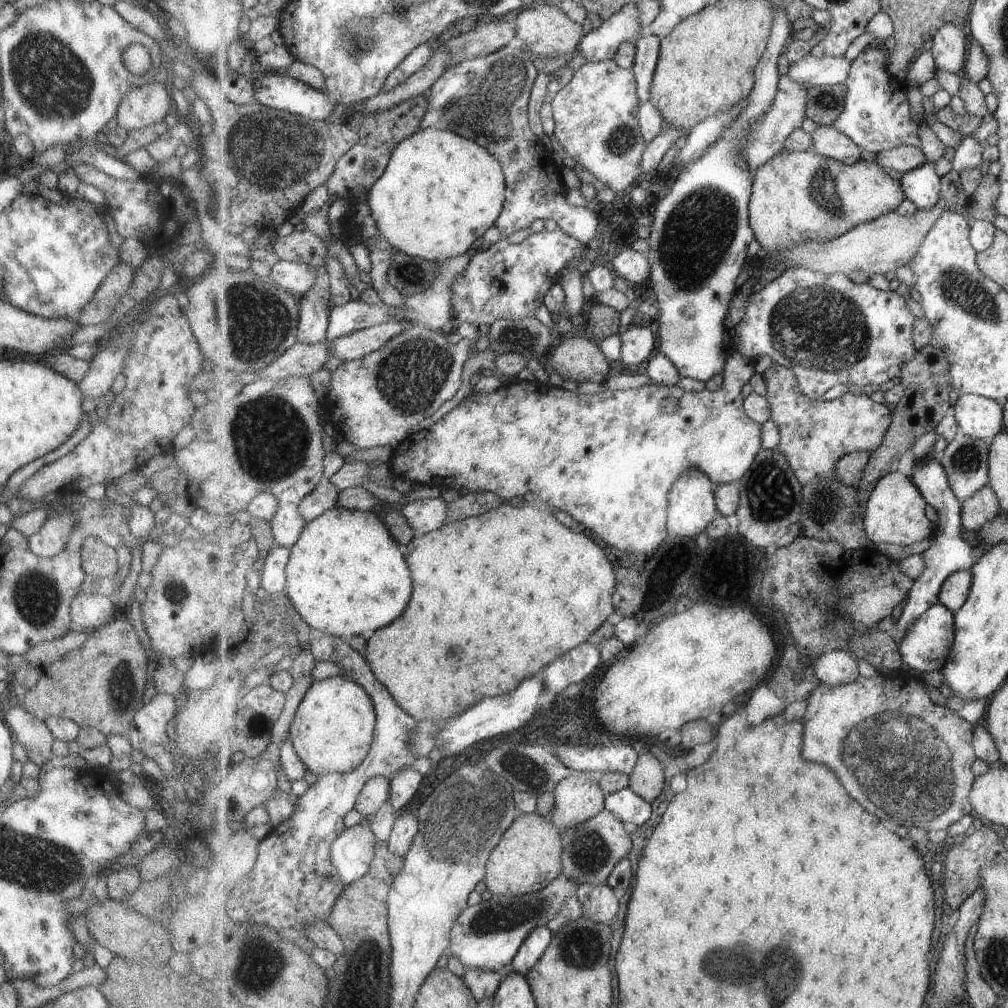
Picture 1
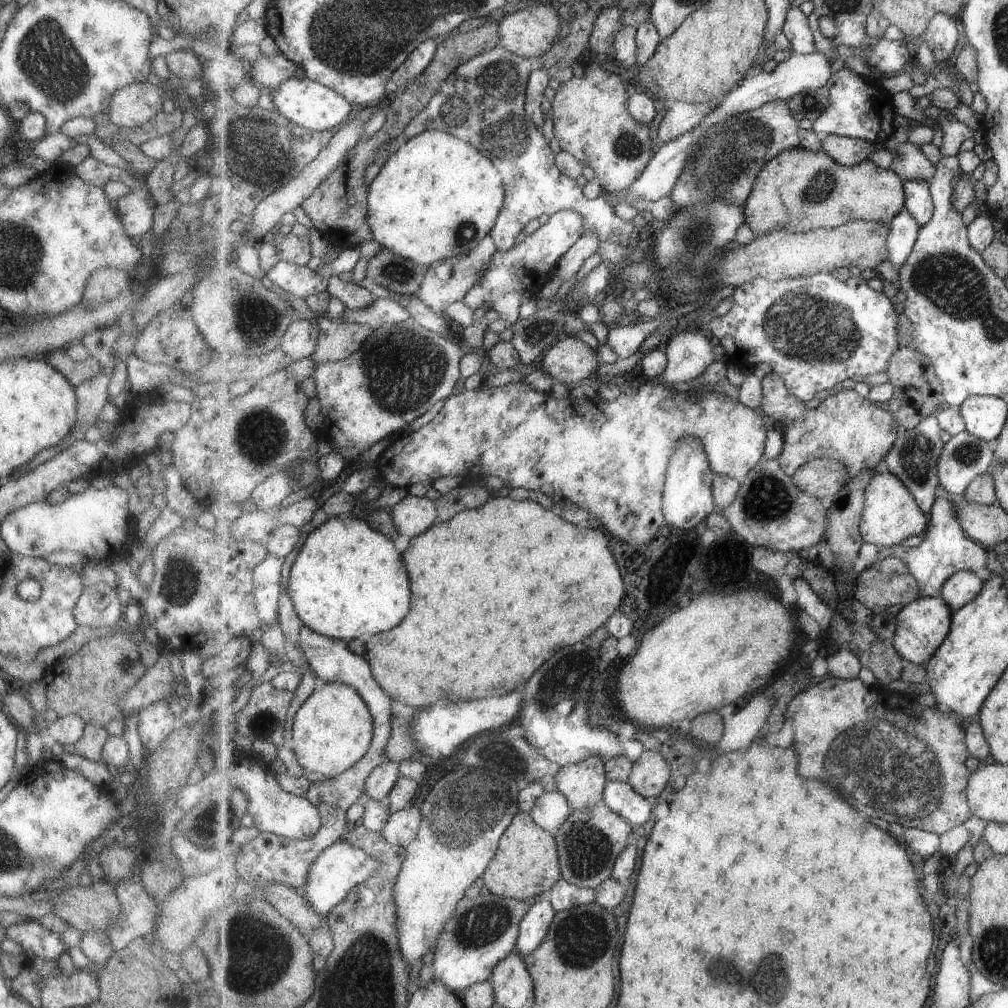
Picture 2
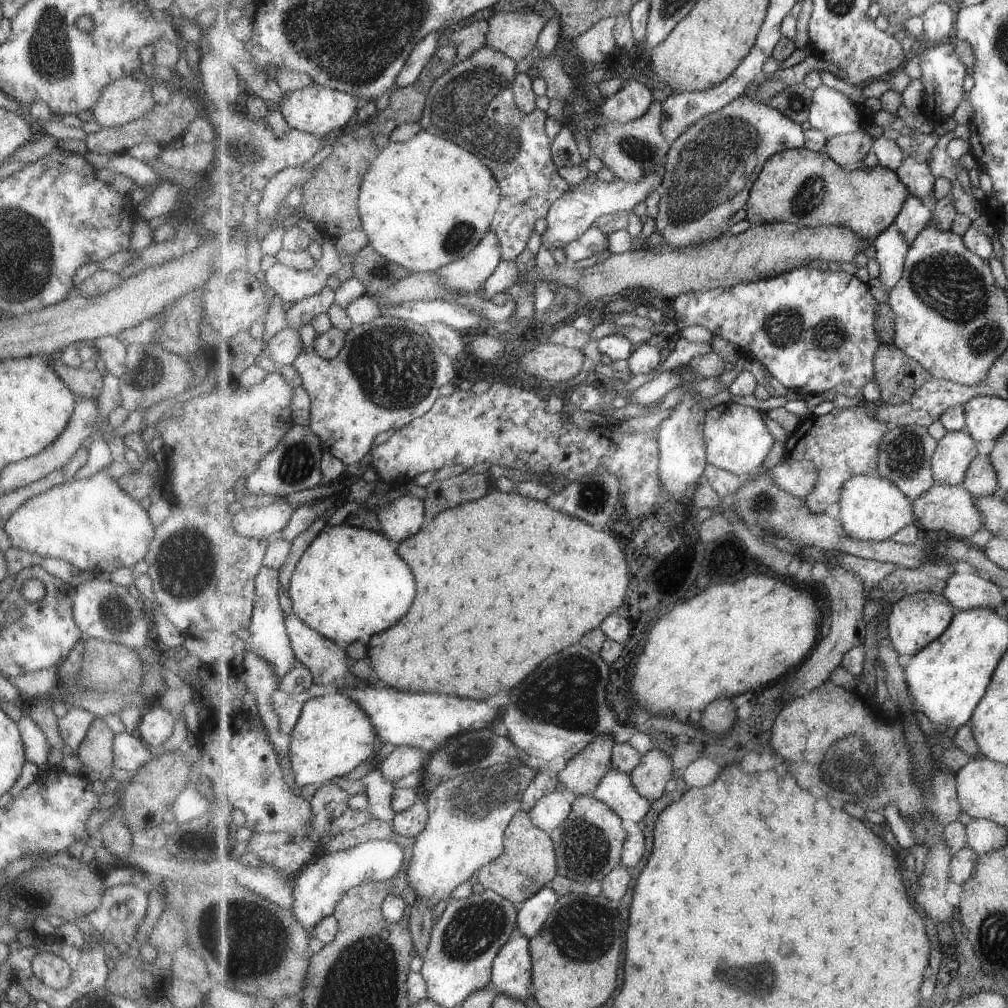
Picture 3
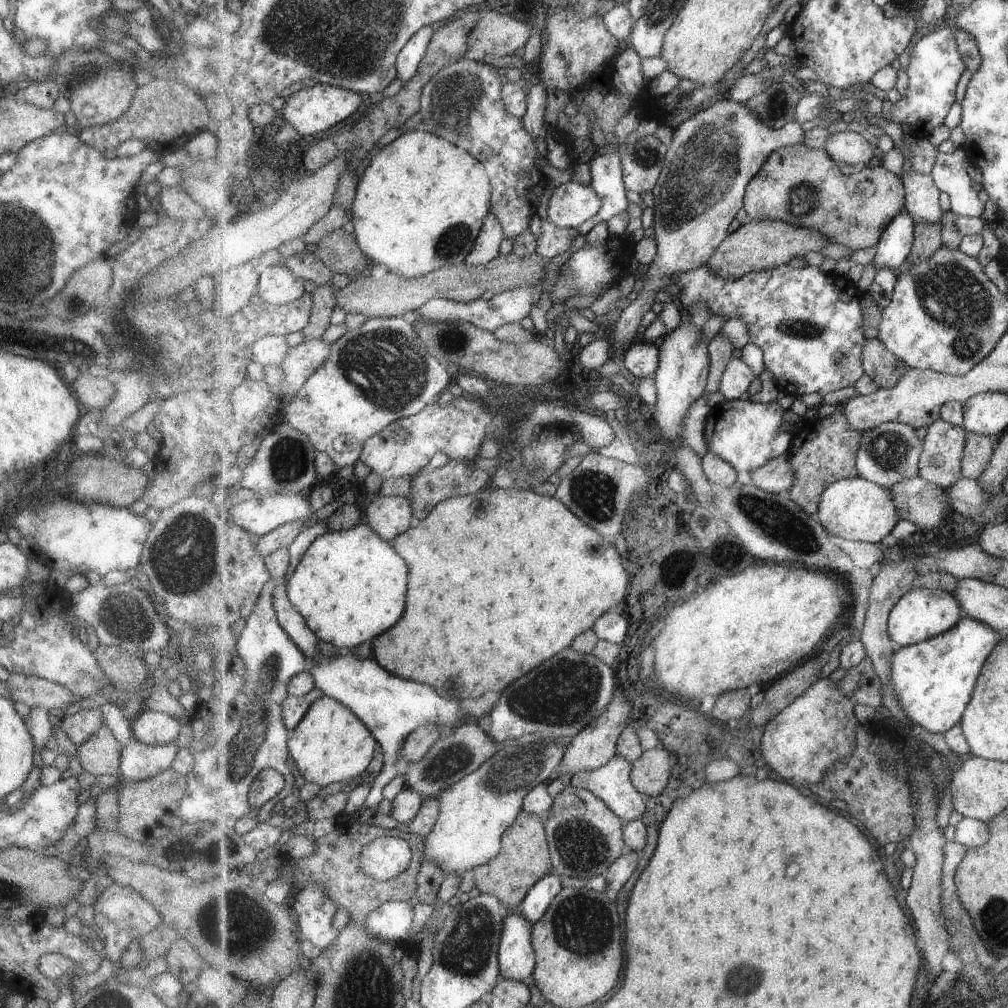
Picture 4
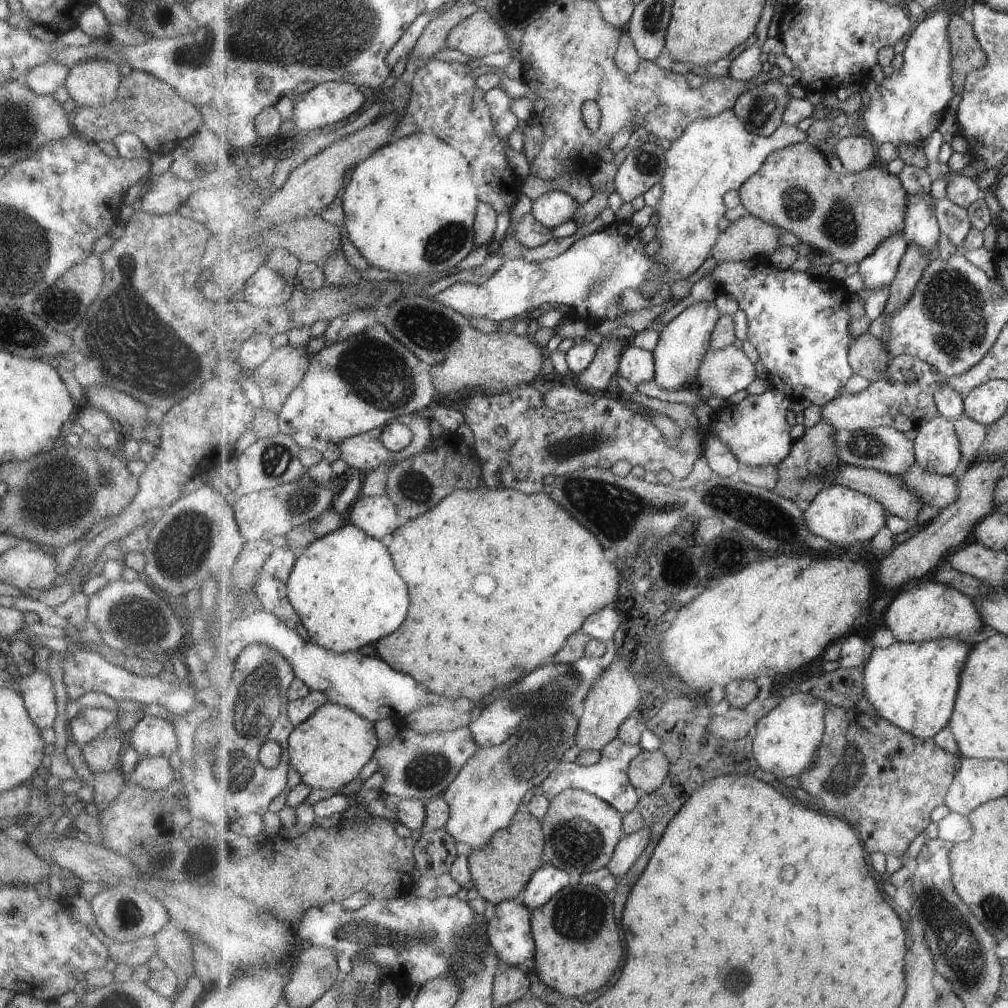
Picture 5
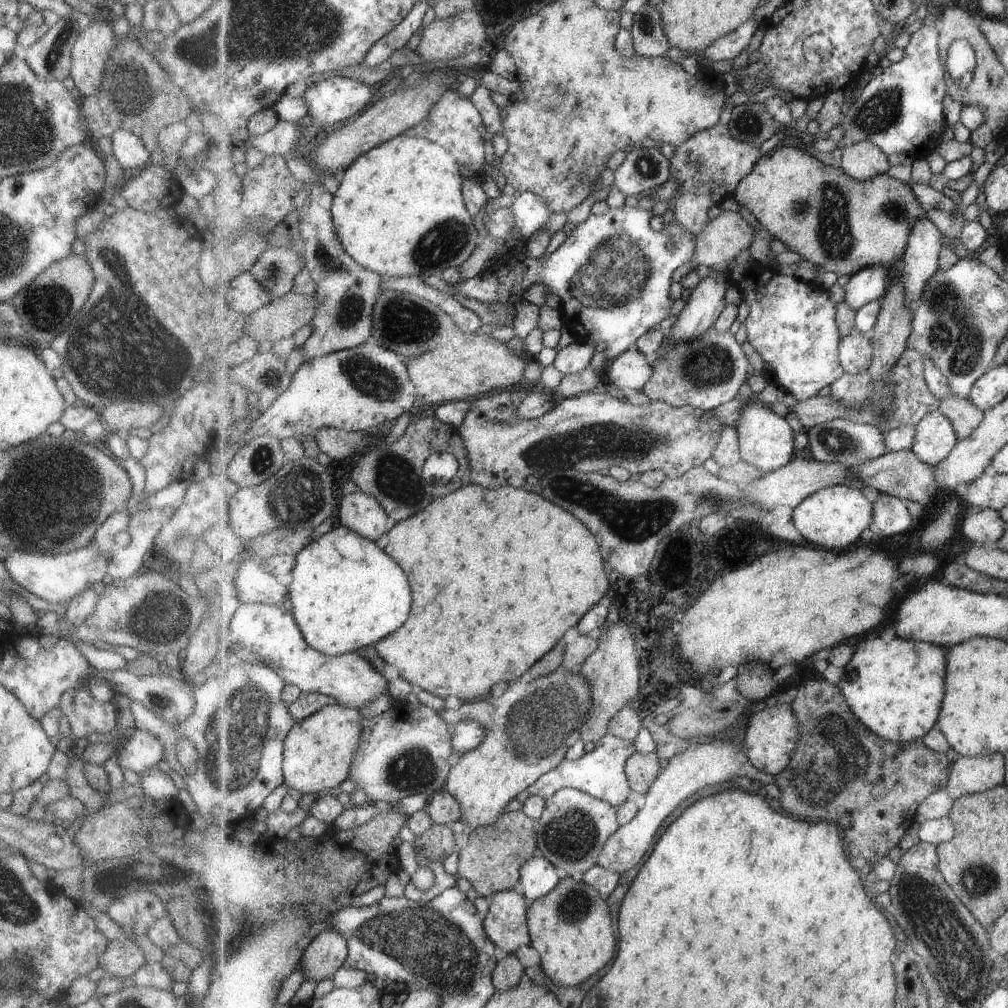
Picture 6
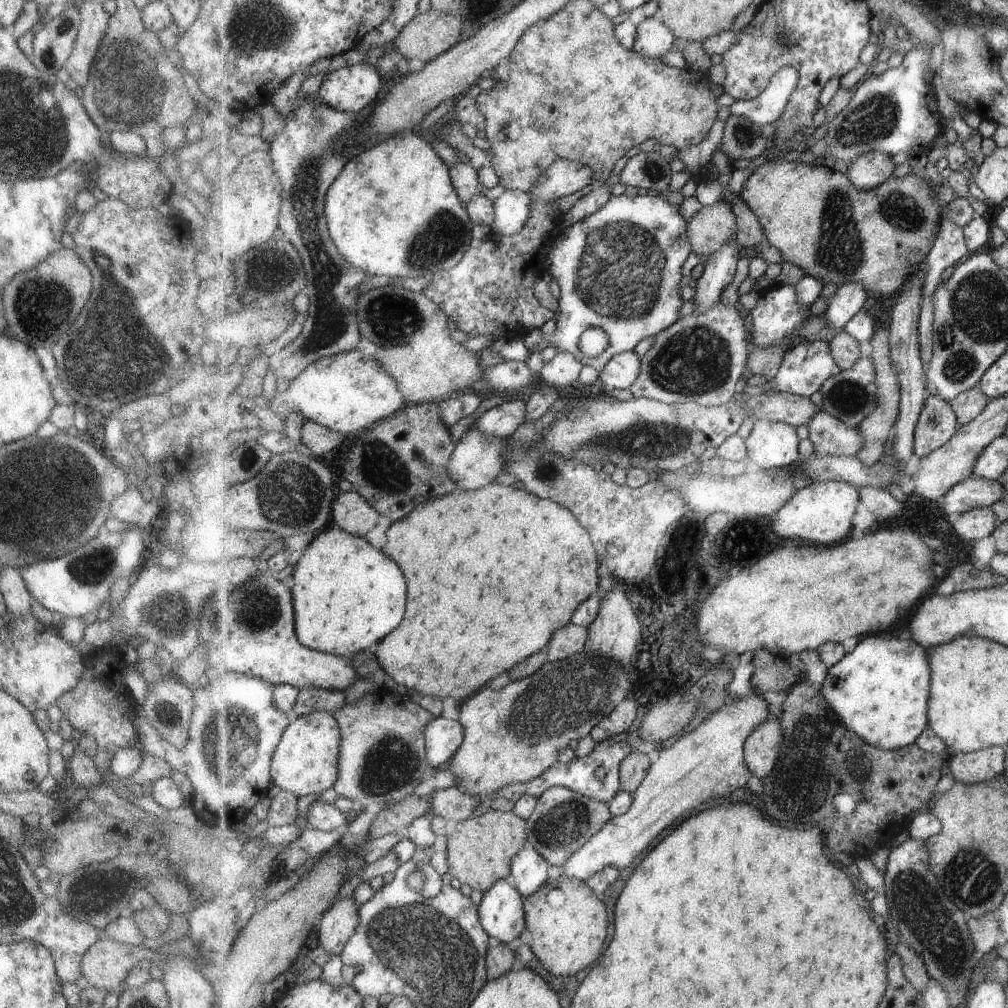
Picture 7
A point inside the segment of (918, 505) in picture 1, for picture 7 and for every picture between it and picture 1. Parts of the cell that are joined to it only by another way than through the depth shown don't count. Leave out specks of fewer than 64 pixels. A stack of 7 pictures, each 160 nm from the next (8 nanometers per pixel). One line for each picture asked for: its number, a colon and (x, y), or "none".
2: (893, 514)
3: (872, 508)
4: (858, 509)
5: (841, 514)
6: (835, 517)
7: (822, 513)

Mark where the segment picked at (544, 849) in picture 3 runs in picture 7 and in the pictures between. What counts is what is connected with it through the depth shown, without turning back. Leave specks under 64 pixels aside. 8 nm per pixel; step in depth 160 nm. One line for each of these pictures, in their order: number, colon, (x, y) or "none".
4: (525, 859)
5: (501, 872)
6: (491, 861)
7: (480, 851)

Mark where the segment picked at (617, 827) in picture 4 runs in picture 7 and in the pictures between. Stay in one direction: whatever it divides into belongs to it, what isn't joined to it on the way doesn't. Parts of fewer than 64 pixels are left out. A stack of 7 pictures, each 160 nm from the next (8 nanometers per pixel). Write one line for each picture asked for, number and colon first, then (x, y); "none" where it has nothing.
5: (583, 831)
6: (574, 827)
7: (564, 821)

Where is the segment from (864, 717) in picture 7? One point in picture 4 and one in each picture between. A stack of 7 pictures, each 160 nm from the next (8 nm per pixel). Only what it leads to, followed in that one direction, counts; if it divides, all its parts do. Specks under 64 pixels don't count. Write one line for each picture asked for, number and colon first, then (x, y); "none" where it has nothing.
4: (935, 680)
5: (915, 686)
6: (896, 688)

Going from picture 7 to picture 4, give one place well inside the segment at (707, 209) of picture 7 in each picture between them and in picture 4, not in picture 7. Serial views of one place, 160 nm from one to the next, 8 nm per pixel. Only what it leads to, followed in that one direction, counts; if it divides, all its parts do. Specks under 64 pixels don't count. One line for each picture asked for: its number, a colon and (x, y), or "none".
4: (759, 245)
5: (748, 237)
6: (728, 235)

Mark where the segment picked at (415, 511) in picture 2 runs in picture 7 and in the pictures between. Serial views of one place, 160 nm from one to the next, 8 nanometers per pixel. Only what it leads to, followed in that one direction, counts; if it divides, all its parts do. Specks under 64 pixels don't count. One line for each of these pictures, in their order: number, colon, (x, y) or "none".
3: (405, 516)
4: (391, 516)
5: (379, 516)
6: (362, 513)
7: (351, 511)

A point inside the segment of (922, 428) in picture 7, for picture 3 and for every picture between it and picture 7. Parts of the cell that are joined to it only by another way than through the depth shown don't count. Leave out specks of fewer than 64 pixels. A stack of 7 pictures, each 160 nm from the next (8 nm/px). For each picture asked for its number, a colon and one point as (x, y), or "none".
3: (957, 451)
4: (944, 445)
5: (938, 449)
6: (935, 436)

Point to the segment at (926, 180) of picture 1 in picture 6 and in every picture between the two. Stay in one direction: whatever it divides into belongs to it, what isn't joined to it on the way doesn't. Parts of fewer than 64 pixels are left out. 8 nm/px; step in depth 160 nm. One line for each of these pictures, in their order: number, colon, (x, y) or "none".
2: (919, 199)
3: (915, 217)
4: (895, 246)
5: (879, 269)
6: (869, 285)

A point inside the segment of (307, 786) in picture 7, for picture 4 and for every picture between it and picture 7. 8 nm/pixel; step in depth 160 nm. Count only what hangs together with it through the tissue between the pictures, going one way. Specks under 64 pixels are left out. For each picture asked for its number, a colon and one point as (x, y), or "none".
4: (331, 744)
5: (329, 749)
6: (319, 751)

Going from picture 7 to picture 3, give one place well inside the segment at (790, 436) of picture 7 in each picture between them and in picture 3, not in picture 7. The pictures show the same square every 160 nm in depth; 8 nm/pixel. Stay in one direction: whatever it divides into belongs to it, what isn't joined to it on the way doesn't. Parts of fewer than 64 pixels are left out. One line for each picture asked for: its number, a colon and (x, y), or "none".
3: (738, 441)
4: (746, 434)
5: (756, 429)
6: (767, 441)

